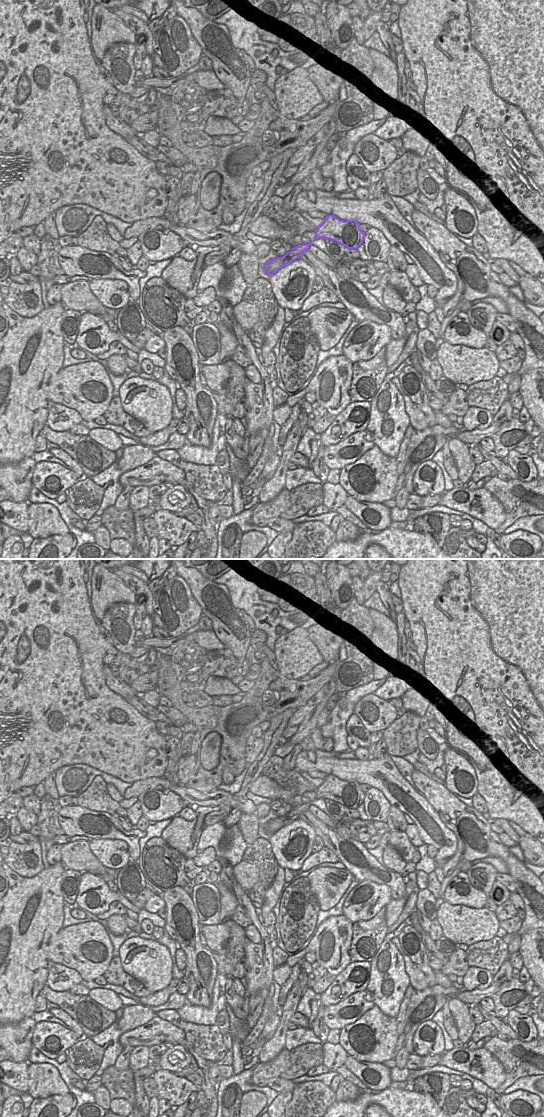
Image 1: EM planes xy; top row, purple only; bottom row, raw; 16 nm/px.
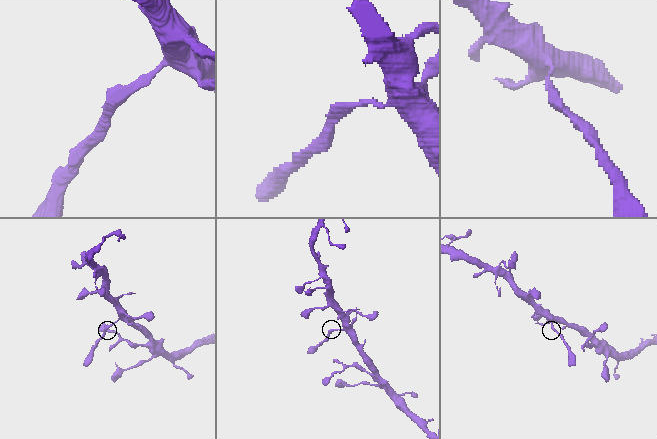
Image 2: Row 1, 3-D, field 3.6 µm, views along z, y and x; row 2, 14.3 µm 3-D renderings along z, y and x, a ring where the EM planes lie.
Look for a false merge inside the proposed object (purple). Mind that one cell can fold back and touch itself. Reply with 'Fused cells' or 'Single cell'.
Fused cells.

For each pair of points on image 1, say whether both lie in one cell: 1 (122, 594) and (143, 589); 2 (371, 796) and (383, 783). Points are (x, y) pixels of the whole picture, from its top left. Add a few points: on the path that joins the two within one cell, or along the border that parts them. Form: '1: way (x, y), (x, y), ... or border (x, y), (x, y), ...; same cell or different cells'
1: border (130, 589), (135, 595); different cells
2: border (370, 786), (378, 789), (390, 804); different cells

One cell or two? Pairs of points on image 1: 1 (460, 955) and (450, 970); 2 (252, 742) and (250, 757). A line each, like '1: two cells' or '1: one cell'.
1: one cell
2: one cell

